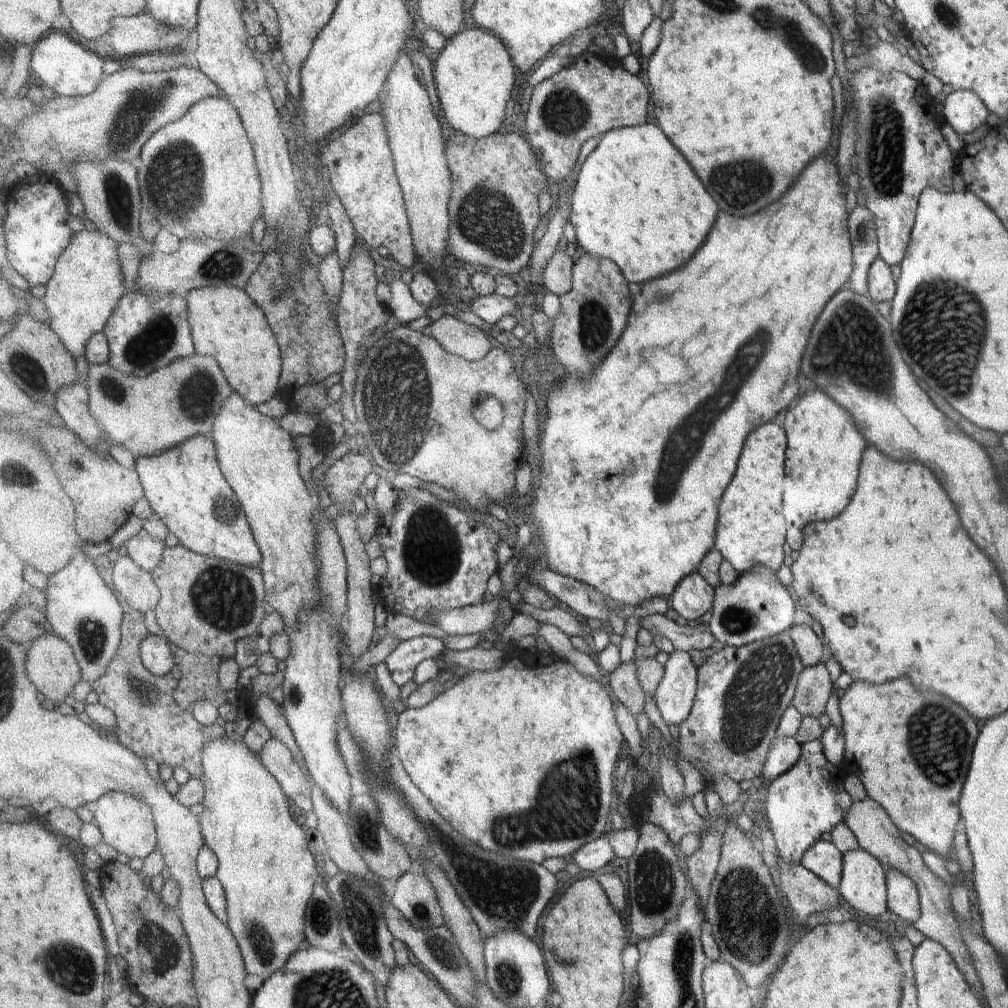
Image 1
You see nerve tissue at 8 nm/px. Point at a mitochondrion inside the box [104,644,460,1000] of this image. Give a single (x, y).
(364, 925)

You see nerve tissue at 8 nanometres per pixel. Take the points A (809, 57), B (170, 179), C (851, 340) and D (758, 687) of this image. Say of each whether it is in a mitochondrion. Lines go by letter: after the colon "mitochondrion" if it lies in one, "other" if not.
A: mitochondrion
B: mitochondrion
C: mitochondrion
D: mitochondrion

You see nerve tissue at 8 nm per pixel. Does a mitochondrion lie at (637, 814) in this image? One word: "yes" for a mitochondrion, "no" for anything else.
no

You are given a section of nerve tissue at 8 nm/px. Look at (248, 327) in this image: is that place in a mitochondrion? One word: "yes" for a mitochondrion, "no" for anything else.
no

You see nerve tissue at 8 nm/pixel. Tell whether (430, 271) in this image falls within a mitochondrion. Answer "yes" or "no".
no

